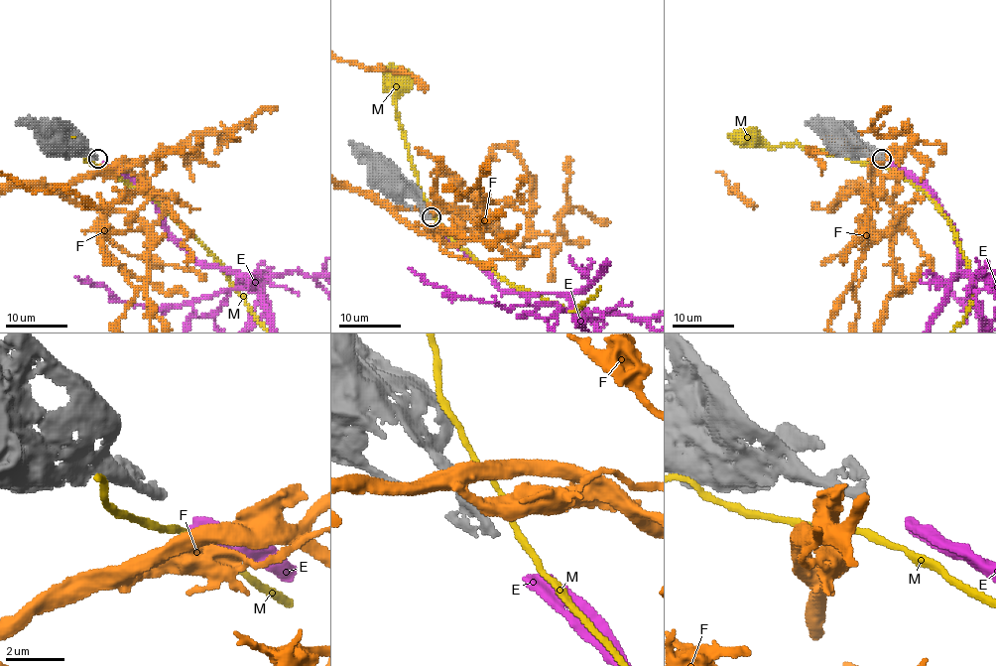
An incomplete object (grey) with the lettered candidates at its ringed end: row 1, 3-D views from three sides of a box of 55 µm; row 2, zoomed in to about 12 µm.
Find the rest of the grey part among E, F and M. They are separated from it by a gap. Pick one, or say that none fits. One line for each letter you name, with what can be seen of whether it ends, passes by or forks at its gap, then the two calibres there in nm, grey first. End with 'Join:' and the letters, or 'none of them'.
E: It ends there. Thickness 320 nm (grey) against 400 nm
Join: E

